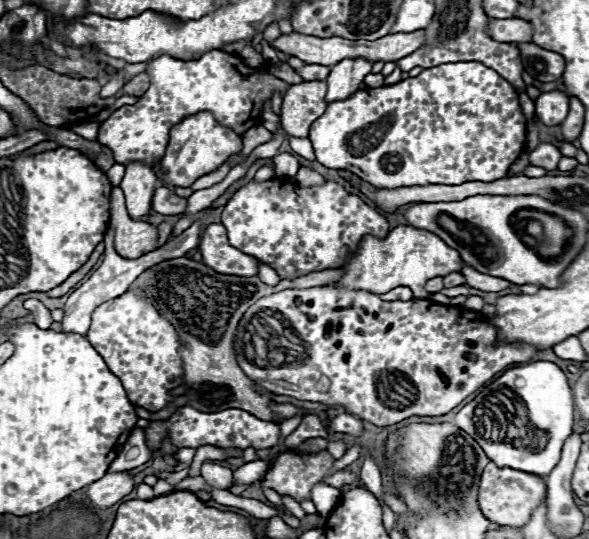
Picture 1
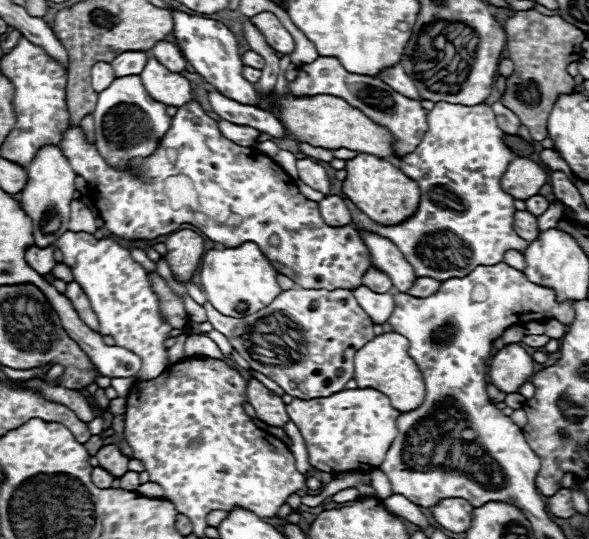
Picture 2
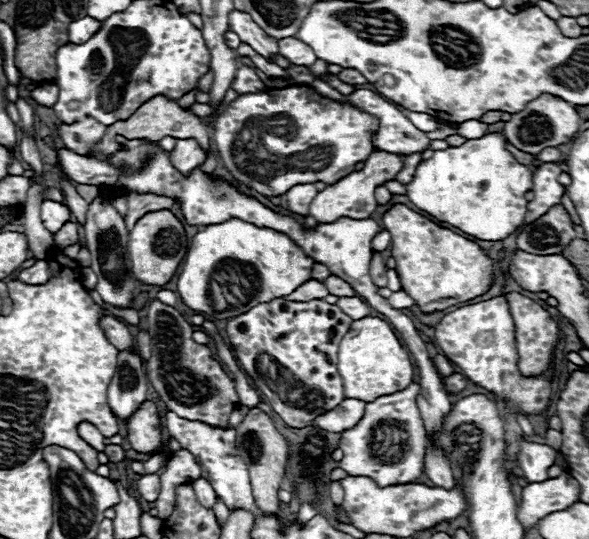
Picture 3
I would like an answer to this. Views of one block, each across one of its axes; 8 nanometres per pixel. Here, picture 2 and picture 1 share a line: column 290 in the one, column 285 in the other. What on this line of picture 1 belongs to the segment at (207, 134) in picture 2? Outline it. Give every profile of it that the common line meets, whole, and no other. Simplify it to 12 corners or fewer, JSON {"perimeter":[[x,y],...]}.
{"perimeter":[[250,182],[234,248],[282,280],[342,268],[384,216],[340,184]]}

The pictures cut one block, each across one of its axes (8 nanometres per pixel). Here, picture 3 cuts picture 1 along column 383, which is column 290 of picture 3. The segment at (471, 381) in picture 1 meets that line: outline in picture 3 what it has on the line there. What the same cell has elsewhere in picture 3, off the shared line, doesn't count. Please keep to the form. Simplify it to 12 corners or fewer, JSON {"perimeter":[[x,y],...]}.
{"perimeter":[[282,298],[228,320],[274,412],[304,428],[344,400],[350,316]]}

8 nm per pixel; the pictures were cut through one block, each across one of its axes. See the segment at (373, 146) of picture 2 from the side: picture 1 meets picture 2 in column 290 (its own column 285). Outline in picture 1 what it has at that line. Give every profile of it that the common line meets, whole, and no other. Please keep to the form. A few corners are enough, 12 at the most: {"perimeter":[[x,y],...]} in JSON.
{"perimeter":[[322,80],[292,84],[282,102],[286,136],[308,138],[324,110]]}

